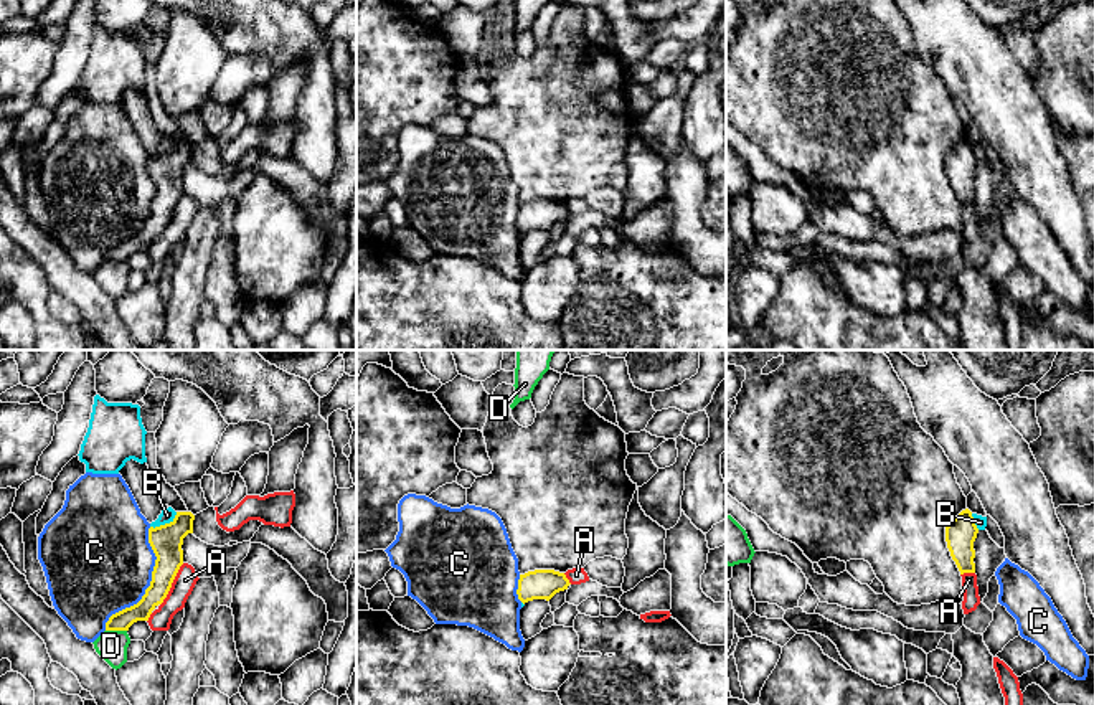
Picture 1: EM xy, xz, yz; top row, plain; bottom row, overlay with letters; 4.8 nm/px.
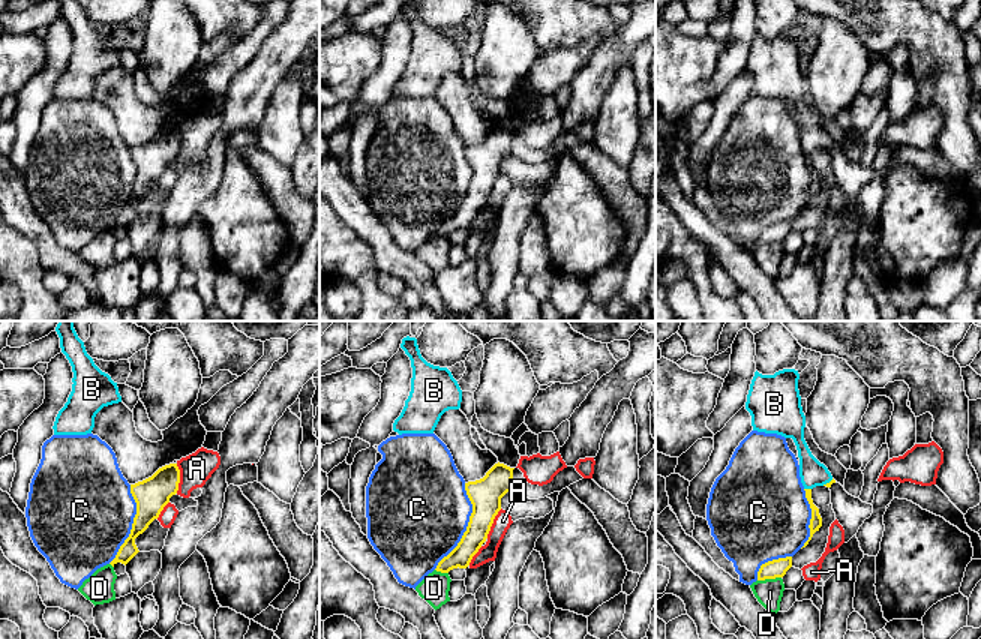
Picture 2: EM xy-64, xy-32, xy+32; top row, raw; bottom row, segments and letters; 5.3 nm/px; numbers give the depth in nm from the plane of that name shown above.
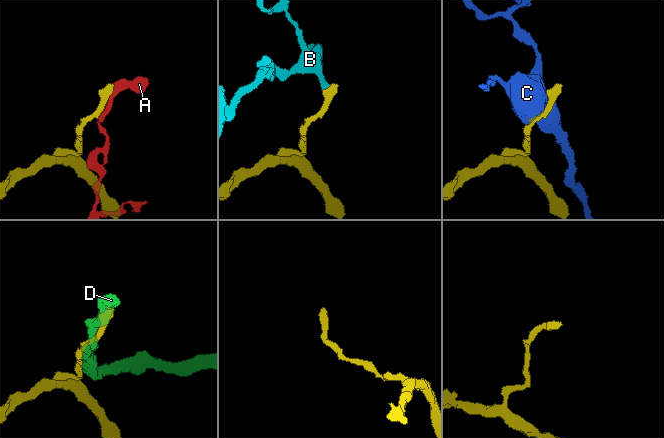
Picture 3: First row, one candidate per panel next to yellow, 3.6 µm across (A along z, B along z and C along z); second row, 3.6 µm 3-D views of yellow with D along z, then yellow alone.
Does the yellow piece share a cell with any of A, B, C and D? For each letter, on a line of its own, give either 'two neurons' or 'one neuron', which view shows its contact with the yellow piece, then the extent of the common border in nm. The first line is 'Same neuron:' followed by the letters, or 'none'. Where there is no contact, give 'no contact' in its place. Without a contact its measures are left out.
Same neuron: none
A: two neurons; contact in xy; length 240 nm
B: two neurons; contact in xy; length 150 nm
C: two neurons; contact in xy; length 550 nm
D: two neurons; contact in xy; length 100 nm

